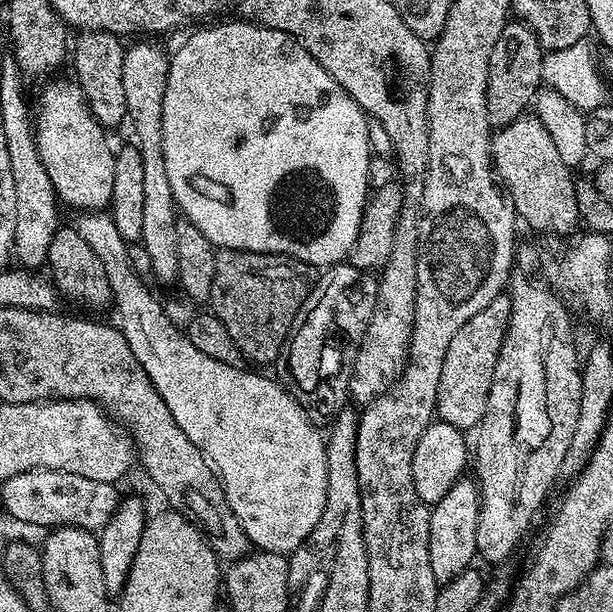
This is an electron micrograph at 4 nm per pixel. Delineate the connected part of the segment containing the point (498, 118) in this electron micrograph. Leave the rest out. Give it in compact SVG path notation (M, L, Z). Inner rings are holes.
M509 22L502 34L498 34L498 42L494 42L490 54L490 74L486 90L488 122L493 129L503 128L514 122L533 107L537 93L542 88L545 55L534 30L527 28L523 22Z

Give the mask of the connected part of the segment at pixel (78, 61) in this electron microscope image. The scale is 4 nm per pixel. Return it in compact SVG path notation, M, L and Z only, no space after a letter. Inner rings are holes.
M81 31L74 40L74 47L70 52L70 64L76 71L75 83L79 84L84 101L94 118L105 130L112 130L120 123L129 119L126 110L126 93L122 87L122 62L126 51L121 37L115 32L86 32Z

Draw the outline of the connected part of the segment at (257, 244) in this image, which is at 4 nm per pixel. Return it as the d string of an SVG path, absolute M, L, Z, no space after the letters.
M239 23L216 24L194 33L176 53L171 53L168 62L166 98L162 102L162 158L179 215L196 226L217 249L273 252L279 256L293 256L295 260L313 266L331 266L347 261L358 238L364 205L370 195L368 164L374 159L374 148L368 140L369 117L295 38L277 28Z

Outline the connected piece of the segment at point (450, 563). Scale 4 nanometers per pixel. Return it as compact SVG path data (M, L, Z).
M461 478L457 484L450 486L446 498L442 498L430 508L430 570L434 570L437 585L443 586L469 567L471 560L477 559L476 535L480 521L480 485L472 478Z

